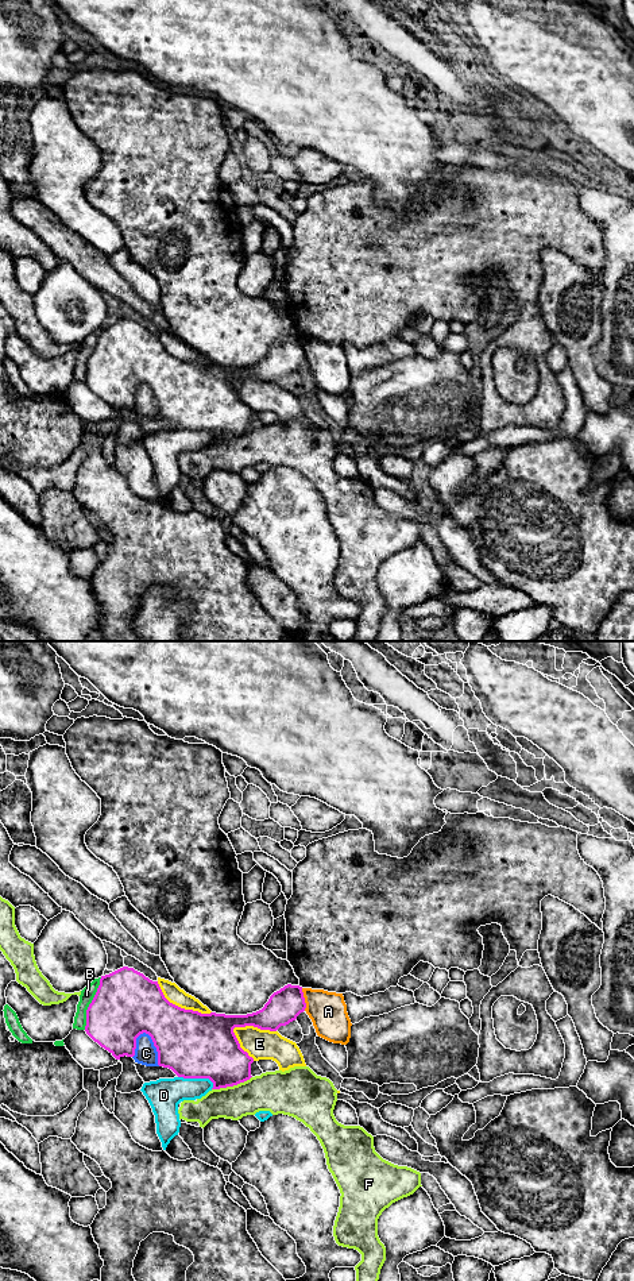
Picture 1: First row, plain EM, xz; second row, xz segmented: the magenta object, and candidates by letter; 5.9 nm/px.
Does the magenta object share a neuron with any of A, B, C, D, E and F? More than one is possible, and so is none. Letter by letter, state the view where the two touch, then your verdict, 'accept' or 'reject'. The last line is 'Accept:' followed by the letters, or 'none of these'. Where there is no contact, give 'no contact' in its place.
A: xz | reject
B: xz | reject
C: xz | reject
D: xz | reject
E: xz | reject
F: xz | reject
Accept: none of these

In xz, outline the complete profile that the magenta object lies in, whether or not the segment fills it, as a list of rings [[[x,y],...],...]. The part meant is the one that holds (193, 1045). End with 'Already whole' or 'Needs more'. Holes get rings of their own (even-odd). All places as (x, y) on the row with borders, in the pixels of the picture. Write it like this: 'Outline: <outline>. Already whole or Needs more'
Outline: [[[123,966],[101,976],[97,992],[86,1010],[86,1034],[116,1060],[134,1057],[136,1038],[146,1033],[158,1052],[158,1065],[183,1079],[209,1079],[212,1089],[233,1087],[250,1080],[254,1058],[240,1047],[235,1027],[254,1026],[277,1031],[295,1020],[306,1008],[302,987],[287,984],[274,992],[264,1007],[247,1015],[201,1014],[170,1003],[158,981],[134,968]]]. Already whole

